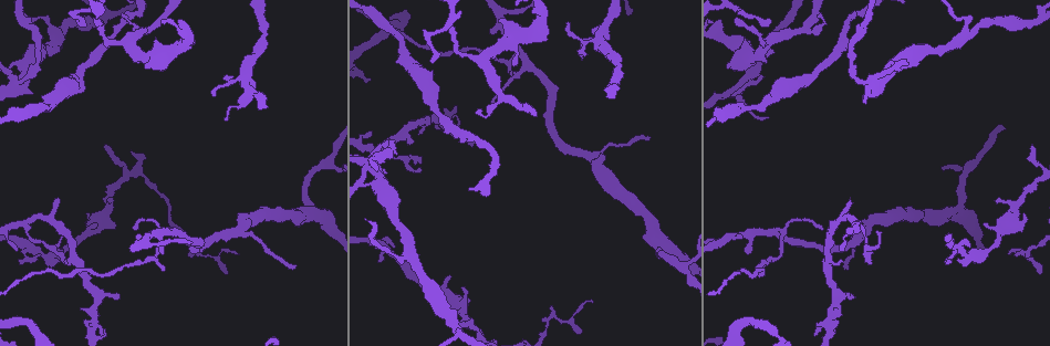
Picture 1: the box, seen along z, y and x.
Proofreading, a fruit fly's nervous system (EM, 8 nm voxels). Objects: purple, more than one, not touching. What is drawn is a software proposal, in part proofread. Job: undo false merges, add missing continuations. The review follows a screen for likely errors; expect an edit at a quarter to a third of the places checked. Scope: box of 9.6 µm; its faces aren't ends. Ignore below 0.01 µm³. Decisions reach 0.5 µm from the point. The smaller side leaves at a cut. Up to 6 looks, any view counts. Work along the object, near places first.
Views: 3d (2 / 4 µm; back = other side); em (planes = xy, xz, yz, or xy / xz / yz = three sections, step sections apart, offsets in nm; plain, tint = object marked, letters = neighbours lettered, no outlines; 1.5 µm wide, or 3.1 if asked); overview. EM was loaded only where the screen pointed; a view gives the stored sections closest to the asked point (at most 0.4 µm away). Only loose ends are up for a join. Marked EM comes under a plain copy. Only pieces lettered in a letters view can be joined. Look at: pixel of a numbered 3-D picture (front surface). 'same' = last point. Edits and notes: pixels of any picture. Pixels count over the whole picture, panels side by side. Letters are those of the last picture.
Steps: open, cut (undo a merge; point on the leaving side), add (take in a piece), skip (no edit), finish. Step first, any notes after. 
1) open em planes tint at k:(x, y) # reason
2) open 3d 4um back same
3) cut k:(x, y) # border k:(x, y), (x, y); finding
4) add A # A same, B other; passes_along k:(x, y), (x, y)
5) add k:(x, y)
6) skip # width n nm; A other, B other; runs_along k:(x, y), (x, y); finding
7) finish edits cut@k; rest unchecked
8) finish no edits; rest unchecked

open 3d 4um at 1:(404, 42) # calibre changes

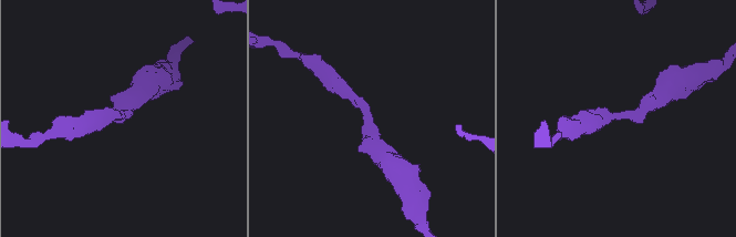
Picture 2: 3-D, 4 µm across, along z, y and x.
open em planes letters at 2:(618, 116) # arm_widths 280, 340 nm; shape alone is not enough

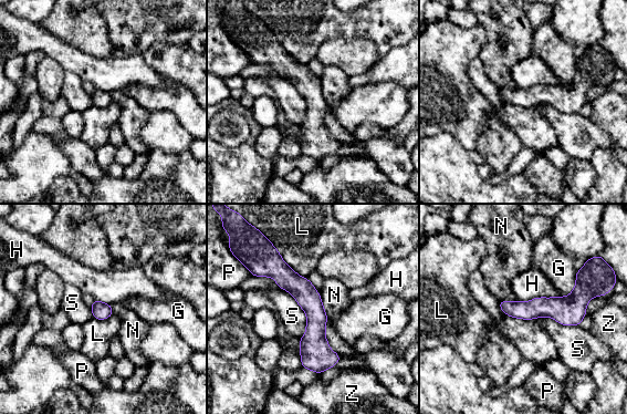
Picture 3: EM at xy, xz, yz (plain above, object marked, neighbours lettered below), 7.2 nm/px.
skip # longest_contact S 500 nm; G other, H other, L other, N other, P other, S other, Z other; continuous, no second neuron

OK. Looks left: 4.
open em planes tint at 1:(869, 86) # thin neck

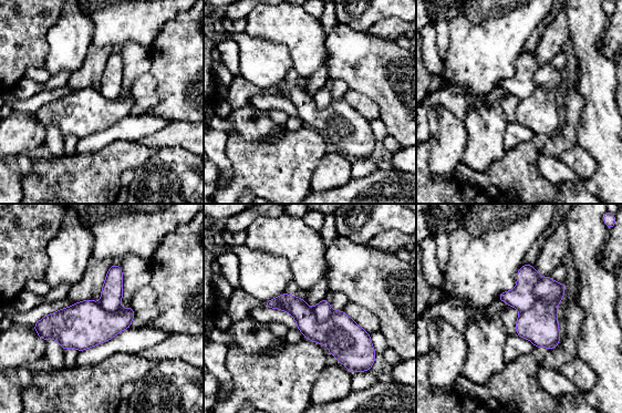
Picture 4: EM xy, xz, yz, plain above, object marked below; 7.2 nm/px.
open em planes letters same # what lies round it

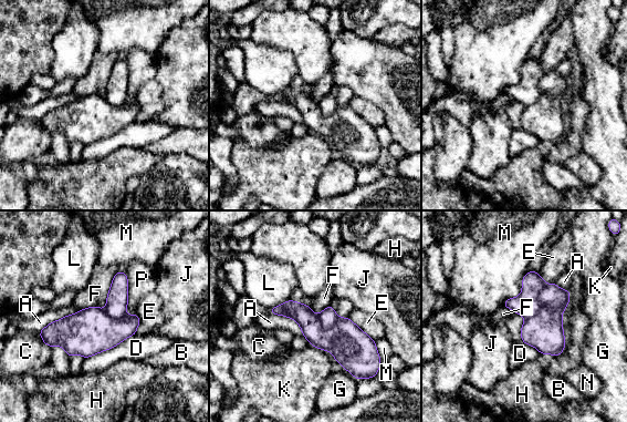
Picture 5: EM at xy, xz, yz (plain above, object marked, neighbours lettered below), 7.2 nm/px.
cut 5:(526, 305) # A other, B other, C other, D other, E other, F other, G other, H other, J other, K other, L other, M other, N other, P other; border 5:(547, 285), (539, 310), (526, 319); a second neuron is stuck on

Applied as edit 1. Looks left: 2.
finish edits cut@5; rest unchecked

